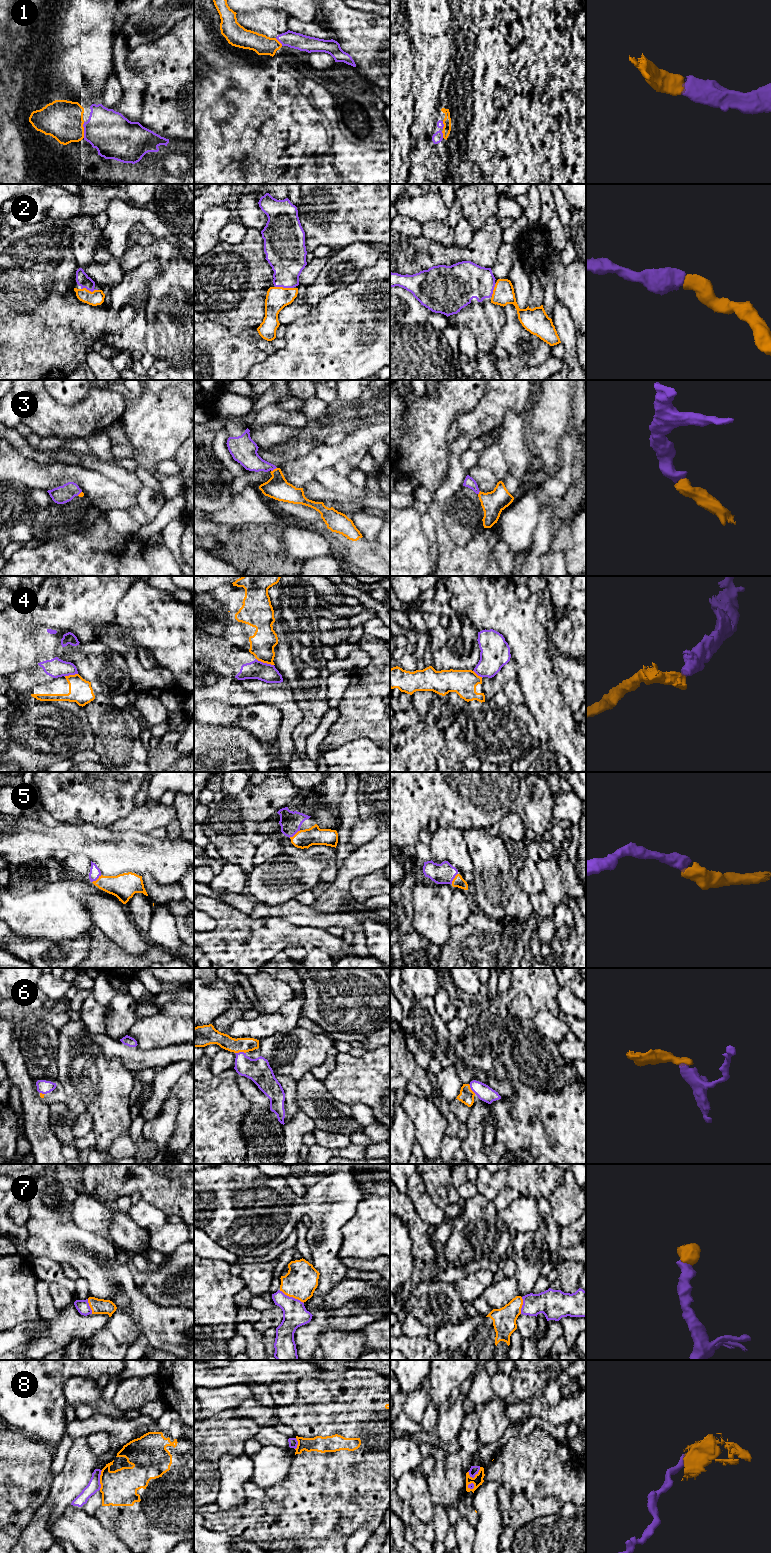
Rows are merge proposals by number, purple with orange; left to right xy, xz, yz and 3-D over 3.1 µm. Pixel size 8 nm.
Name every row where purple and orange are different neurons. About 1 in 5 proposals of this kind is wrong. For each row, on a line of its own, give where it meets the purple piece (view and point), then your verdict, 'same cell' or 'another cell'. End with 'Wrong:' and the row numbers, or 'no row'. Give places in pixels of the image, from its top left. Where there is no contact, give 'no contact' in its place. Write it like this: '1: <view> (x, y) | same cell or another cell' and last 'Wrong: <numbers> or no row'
1: xy (84, 130) | same cell
2: xz (284, 287) | same cell
3: xz (273, 469) | same cell
4: xz (265, 663) | another cell
5: xz (294, 834) | same cell
6: xz (240, 1052) | same cell
7: xz (291, 1297) | same cell
8: yz (476, 1473) | another cell
Wrong: 4, 8

